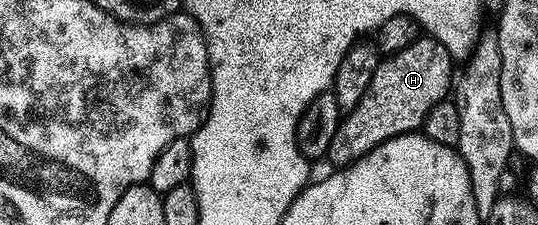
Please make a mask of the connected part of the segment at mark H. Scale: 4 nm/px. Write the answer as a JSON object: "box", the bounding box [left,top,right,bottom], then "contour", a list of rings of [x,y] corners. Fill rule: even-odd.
{"box":[328,37,455,165],"contour":[[[418,37],[411,45],[407,45],[407,49],[394,55],[384,56],[378,62],[375,77],[371,77],[371,85],[367,85],[367,93],[363,93],[363,97],[359,97],[359,105],[355,105],[355,109],[347,112],[340,125],[337,126],[335,137],[331,137],[328,162],[337,163],[333,165],[353,163],[395,135],[420,132],[425,126],[427,113],[431,113],[434,104],[450,94],[451,84],[455,79],[453,63],[455,63],[454,56],[449,54],[448,49],[438,39],[428,37]]]}

